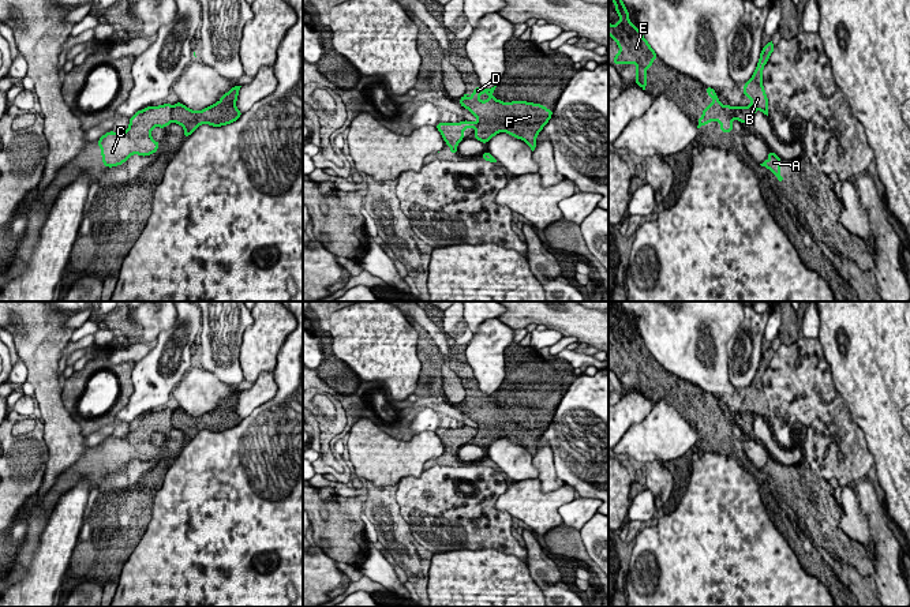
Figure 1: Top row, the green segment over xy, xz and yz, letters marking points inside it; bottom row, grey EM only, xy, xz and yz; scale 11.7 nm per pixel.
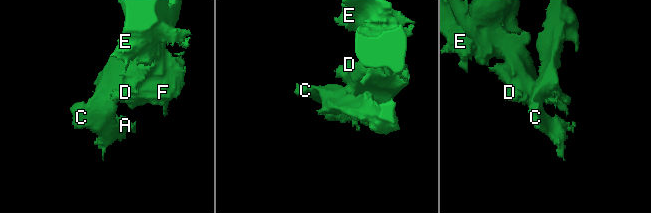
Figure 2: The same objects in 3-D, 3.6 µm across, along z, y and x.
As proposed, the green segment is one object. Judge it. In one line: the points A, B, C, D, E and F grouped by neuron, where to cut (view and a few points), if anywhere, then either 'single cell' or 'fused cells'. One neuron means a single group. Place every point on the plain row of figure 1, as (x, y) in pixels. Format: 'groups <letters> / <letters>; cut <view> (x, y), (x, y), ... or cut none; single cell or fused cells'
groups A B C / D E F; cut xy (169, 416), (172, 426); fused cells

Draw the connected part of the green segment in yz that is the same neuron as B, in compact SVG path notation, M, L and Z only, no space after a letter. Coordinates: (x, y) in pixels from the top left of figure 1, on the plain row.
M768 348L763 352L757 372L752 383L742 393L744 401L750 404L750 412L756 416L761 416L768 421L768 402L763 391L763 375L767 367L769 366L771 359L774 357L775 351Z

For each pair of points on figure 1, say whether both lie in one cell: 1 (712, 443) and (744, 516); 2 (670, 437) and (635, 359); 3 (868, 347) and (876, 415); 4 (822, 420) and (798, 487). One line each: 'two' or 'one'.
1: two
2: two
3: one
4: two

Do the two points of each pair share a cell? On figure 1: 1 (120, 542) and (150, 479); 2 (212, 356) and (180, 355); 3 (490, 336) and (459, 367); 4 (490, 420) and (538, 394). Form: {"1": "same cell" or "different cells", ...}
{"1": "same cell", "2": "different cells", "3": "different cells", "4": "same cell"}

